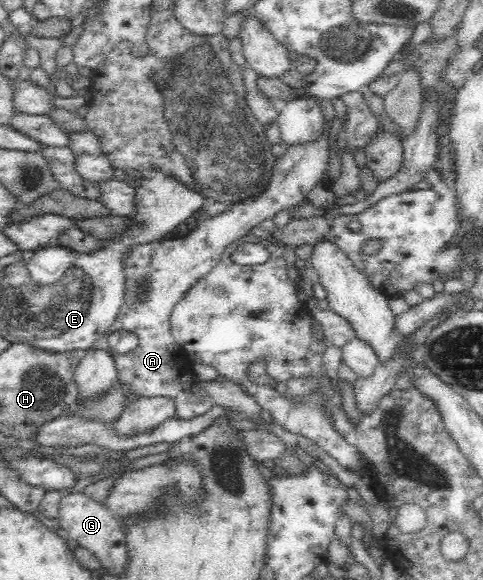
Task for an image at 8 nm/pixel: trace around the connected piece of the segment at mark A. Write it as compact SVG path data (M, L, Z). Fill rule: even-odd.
M323 119L323 127L315 139L290 145L275 161L271 179L253 196L227 203L227 211L205 221L198 221L197 229L190 231L185 237L149 243L137 250L131 250L125 263L124 303L111 324L108 335L125 329L137 335L138 345L125 354L111 350L107 339L94 341L92 347L111 353L117 368L117 378L121 383L131 386L132 397L170 396L175 400L176 417L179 419L193 419L213 407L214 403L209 394L199 386L197 379L193 379L191 363L187 363L187 357L183 357L184 349L176 342L170 330L171 311L185 291L215 267L227 246L249 234L250 230L260 225L264 219L273 218L280 210L295 206L306 199L308 192L316 187L317 180L324 175L328 165L329 140L326 135L329 135L329 129L331 121ZM139 279L146 279L146 283L152 287L145 303L138 299Z

